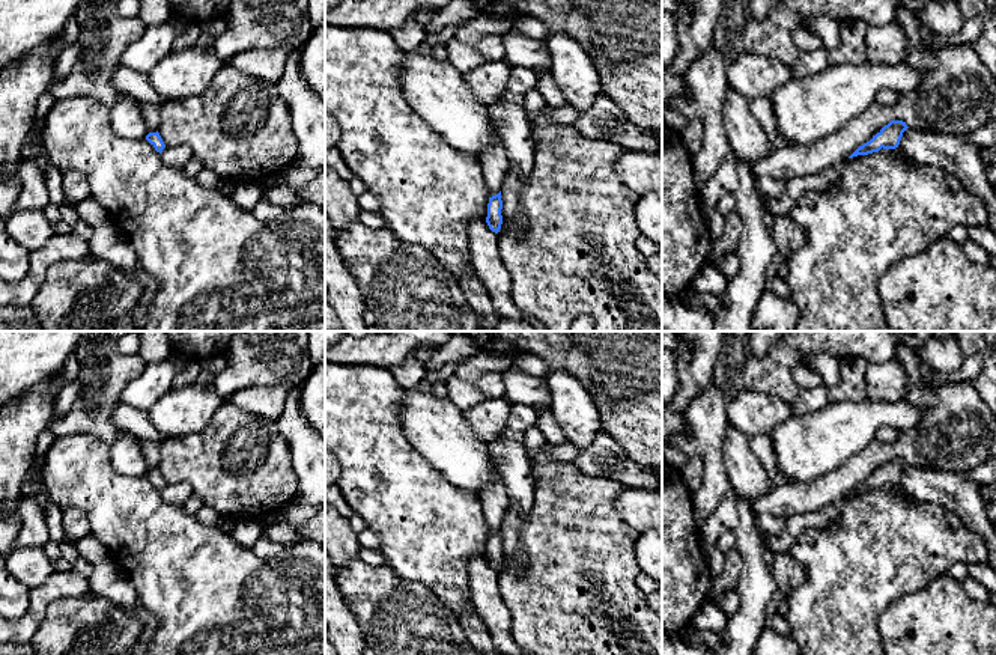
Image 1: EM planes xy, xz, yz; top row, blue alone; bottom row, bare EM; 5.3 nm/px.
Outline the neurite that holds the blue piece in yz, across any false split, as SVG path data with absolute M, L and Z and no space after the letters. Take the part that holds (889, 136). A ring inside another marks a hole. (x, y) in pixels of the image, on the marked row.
M891 120L876 136L873 136L870 142L859 146L849 158L879 152L882 148L883 149L898 148L903 133L907 128L909 126L903 120Z

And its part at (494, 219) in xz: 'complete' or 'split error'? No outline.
complete

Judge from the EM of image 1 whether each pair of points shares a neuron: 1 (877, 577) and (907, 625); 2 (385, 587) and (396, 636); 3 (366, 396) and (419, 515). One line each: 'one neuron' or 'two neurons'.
1: two neurons
2: one neuron
3: one neuron

